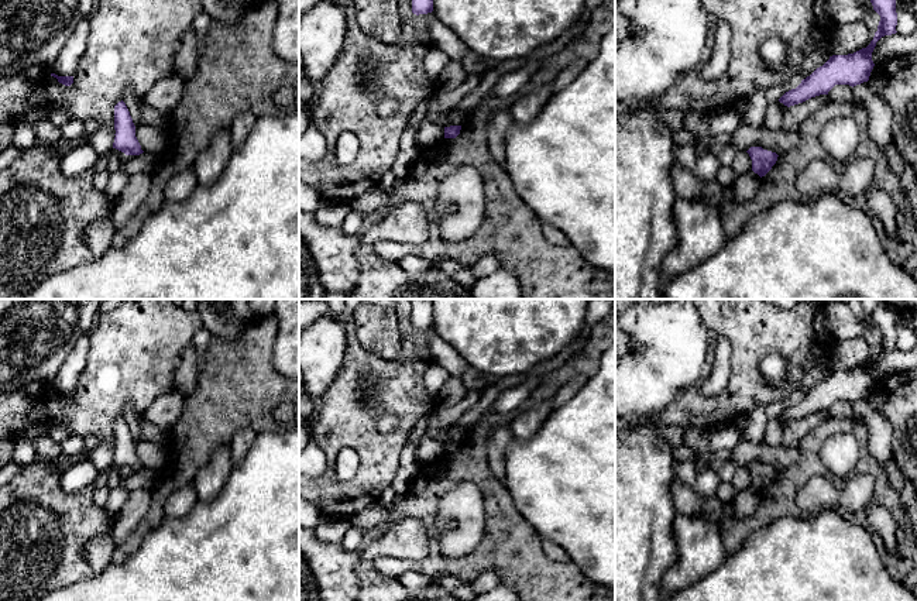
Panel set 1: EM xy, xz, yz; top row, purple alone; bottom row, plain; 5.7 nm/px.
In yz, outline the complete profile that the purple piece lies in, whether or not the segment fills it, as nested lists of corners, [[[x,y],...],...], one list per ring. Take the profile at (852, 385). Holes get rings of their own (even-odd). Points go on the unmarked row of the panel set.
[[[885,299],[877,300],[870,319],[880,332],[877,347],[870,360],[854,370],[830,372],[822,382],[803,395],[796,405],[786,408],[779,415],[780,419],[790,423],[815,412],[828,411],[835,401],[849,401],[854,403],[869,396],[875,382],[872,368],[876,358],[885,351],[897,348],[896,312]]]

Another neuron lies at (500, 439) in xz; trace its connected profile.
[[[509,426],[497,427],[488,437],[487,460],[494,477],[501,482],[505,481],[505,451],[514,439]]]

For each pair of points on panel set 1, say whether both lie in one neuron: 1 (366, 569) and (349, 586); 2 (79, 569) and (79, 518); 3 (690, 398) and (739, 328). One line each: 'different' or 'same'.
1: different
2: same
3: same

